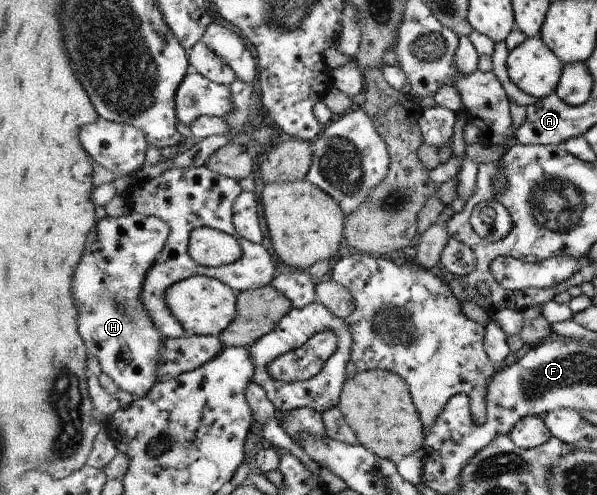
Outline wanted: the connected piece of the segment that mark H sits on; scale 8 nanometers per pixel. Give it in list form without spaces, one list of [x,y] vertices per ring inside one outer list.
[[[129,212],[121,217],[102,219],[91,233],[87,252],[80,262],[75,277],[75,297],[80,307],[80,330],[89,348],[89,357],[98,358],[101,370],[112,376],[119,386],[134,398],[144,398],[152,392],[158,380],[160,358],[167,336],[156,326],[146,304],[143,303],[144,286],[148,275],[163,254],[173,233],[172,226],[163,217]]]

